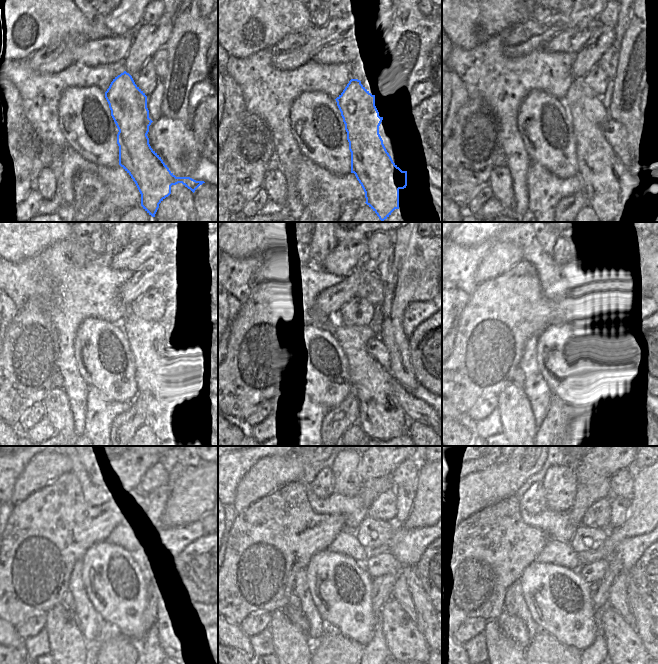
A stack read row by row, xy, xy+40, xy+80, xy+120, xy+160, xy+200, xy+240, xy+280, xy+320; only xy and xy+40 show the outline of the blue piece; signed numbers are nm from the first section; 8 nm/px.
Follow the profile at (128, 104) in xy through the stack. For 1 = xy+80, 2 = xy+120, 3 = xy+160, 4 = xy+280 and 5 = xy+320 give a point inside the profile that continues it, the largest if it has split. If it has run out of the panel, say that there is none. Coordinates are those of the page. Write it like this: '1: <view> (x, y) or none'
1: xy+80 (604, 176)
2: xy+120 (165, 408)
3: xy+160 (386, 408)
4: xy+280 (404, 642)
5: xy+320 (624, 648)

